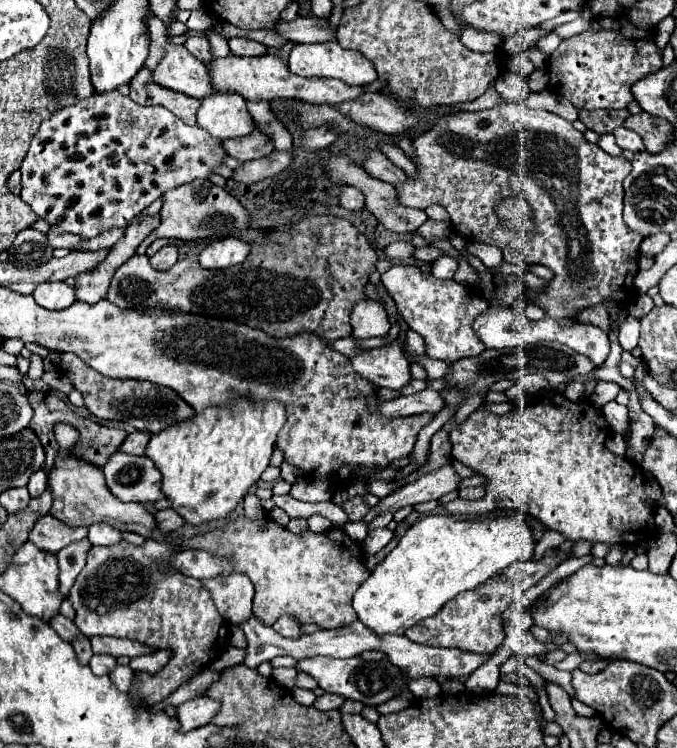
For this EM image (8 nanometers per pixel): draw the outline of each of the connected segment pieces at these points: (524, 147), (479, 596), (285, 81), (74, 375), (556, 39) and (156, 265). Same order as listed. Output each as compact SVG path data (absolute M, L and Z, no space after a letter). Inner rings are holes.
M500 104L490 110L444 116L428 132L416 136L412 148L416 176L408 176L406 182L394 186L398 204L420 210L440 204L450 214L456 232L476 242L498 246L506 262L544 264L554 270L556 278L544 292L538 291L540 298L536 300L548 316L556 316L558 322L568 324L576 318L576 310L600 304L606 298L614 298L620 304L630 302L634 294L632 280L638 274L638 248L642 238L634 230L628 230L622 220L622 182L632 170L628 158L606 154L598 144L590 144L572 122L546 110L532 110L524 104ZM506 196L524 198L532 206L536 230L528 240L500 226L494 206Z
M490 578L488 582L480 584L476 590L462 592L454 596L450 602L446 602L444 608L440 608L434 616L424 618L416 626L404 632L406 638L418 644L426 646L452 646L468 652L480 652L480 654L492 654L504 640L504 630L500 622L500 614L510 604L514 592L512 584L506 580Z
M262 54L262 56L226 56L214 60L210 64L212 84L218 92L238 92L246 100L274 100L274 98L298 98L308 104L338 104L344 100L358 98L364 90L360 86L348 86L334 78L302 78L288 70L278 54Z
M62 352L60 354L60 372L72 382L72 386L82 392L84 396L84 406L98 418L104 420L122 420L136 430L146 430L150 434L156 434L176 422L182 422L190 416L194 416L194 410L170 388L156 386L152 382L142 382L142 380L114 380L108 376L102 376L100 372L92 370L82 358L78 358L72 352Z
M550 32L550 34L546 34L544 38L540 38L532 48L538 48L538 50L542 50L542 52L546 52L546 54L550 54L558 44L560 44L560 36L556 36L554 32Z
M168 244L164 248L160 248L152 258L150 258L150 264L154 270L168 270L176 264L178 260L178 246L176 244Z

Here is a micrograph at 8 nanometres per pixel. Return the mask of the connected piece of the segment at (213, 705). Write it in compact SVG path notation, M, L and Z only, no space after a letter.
M200 696L200 698L192 698L184 704L180 704L176 708L176 718L180 722L180 730L188 732L192 728L200 728L204 724L210 724L212 718L218 714L220 710L220 702L208 696Z

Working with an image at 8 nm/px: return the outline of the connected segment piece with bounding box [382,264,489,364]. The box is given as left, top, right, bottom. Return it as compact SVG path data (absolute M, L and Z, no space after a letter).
M410 264L390 266L390 270L382 274L382 284L392 294L406 324L424 338L430 358L450 364L460 358L478 356L486 349L476 334L472 334L472 322L480 312L487 310L489 303L472 295L466 286L453 279L440 280L432 274L424 276Z

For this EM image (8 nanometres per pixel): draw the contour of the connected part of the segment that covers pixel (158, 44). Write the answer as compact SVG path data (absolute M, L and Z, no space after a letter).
M152 16L152 26L148 26L148 30L152 30L152 50L148 54L146 66L154 70L166 54L166 26Z

